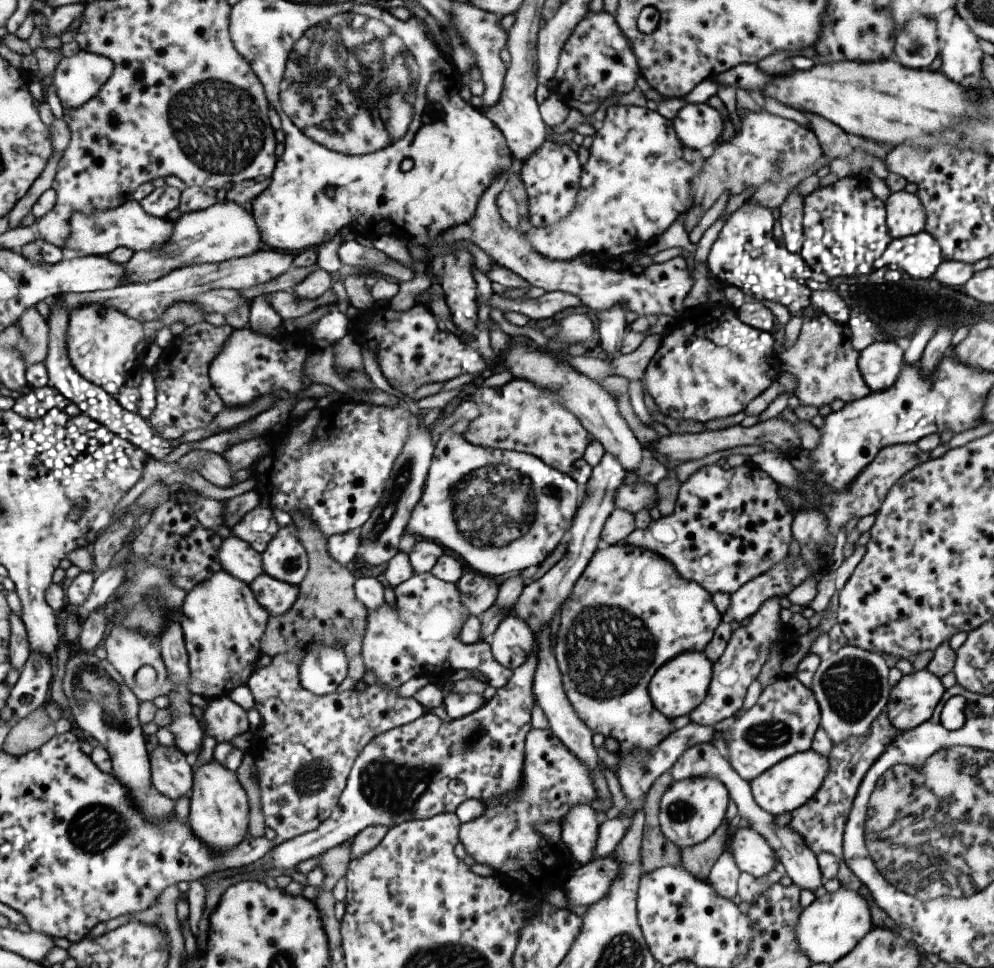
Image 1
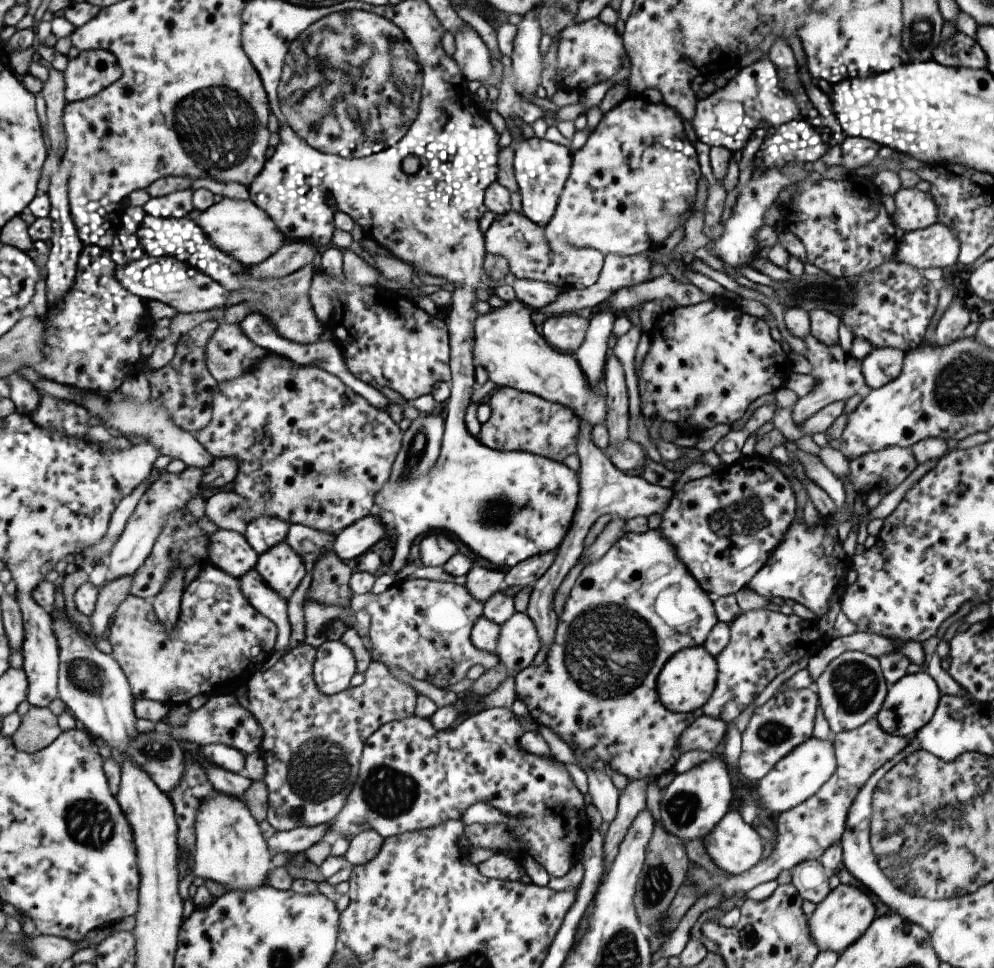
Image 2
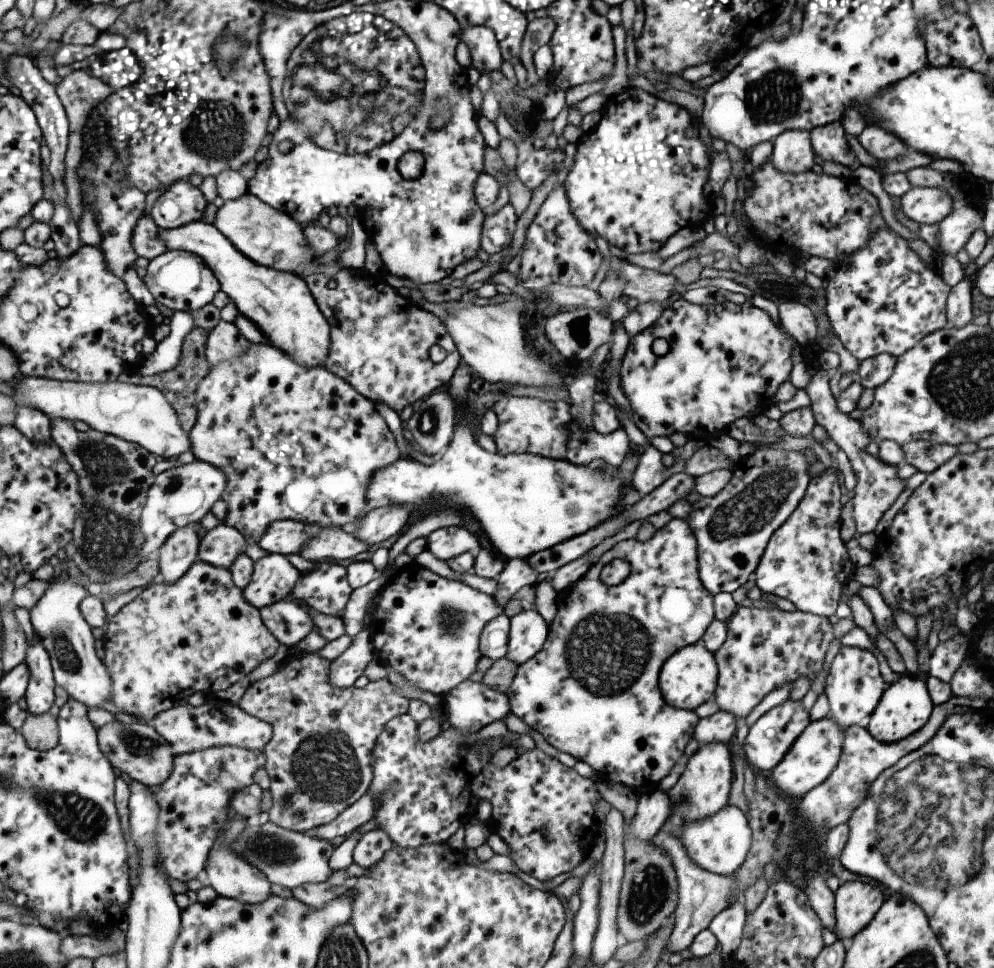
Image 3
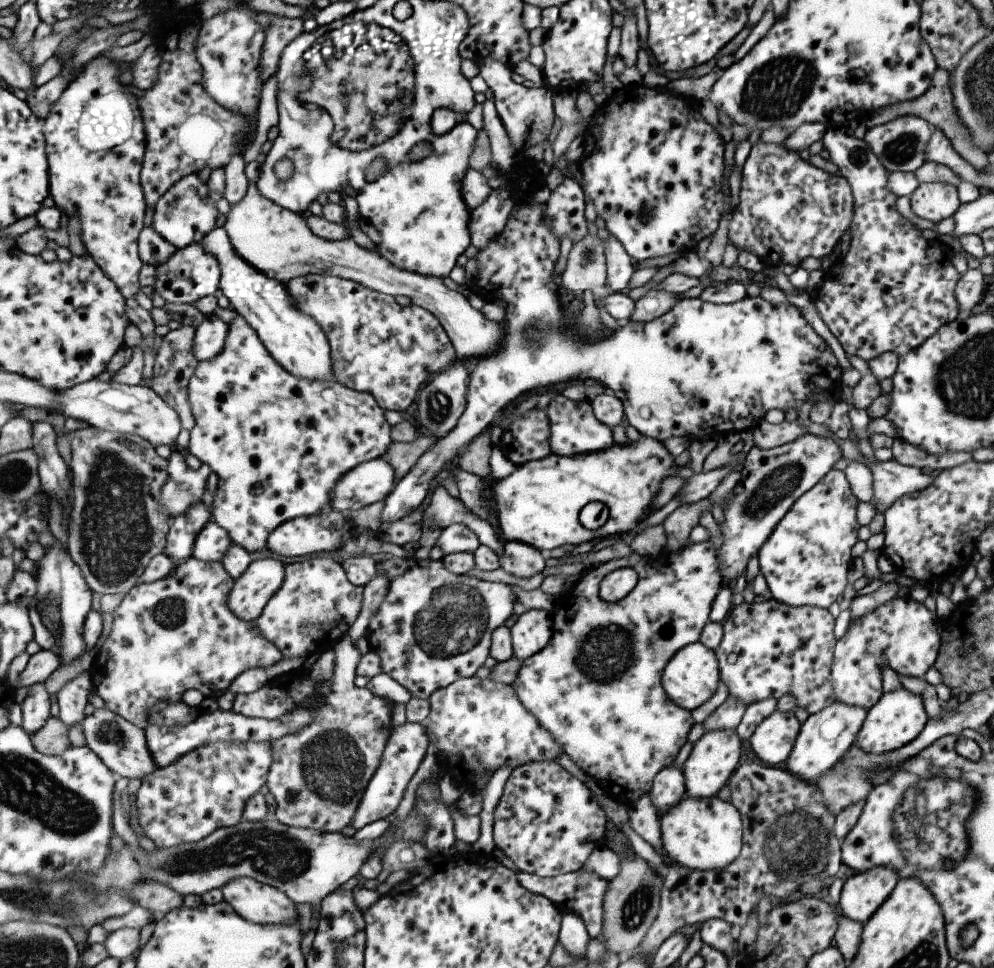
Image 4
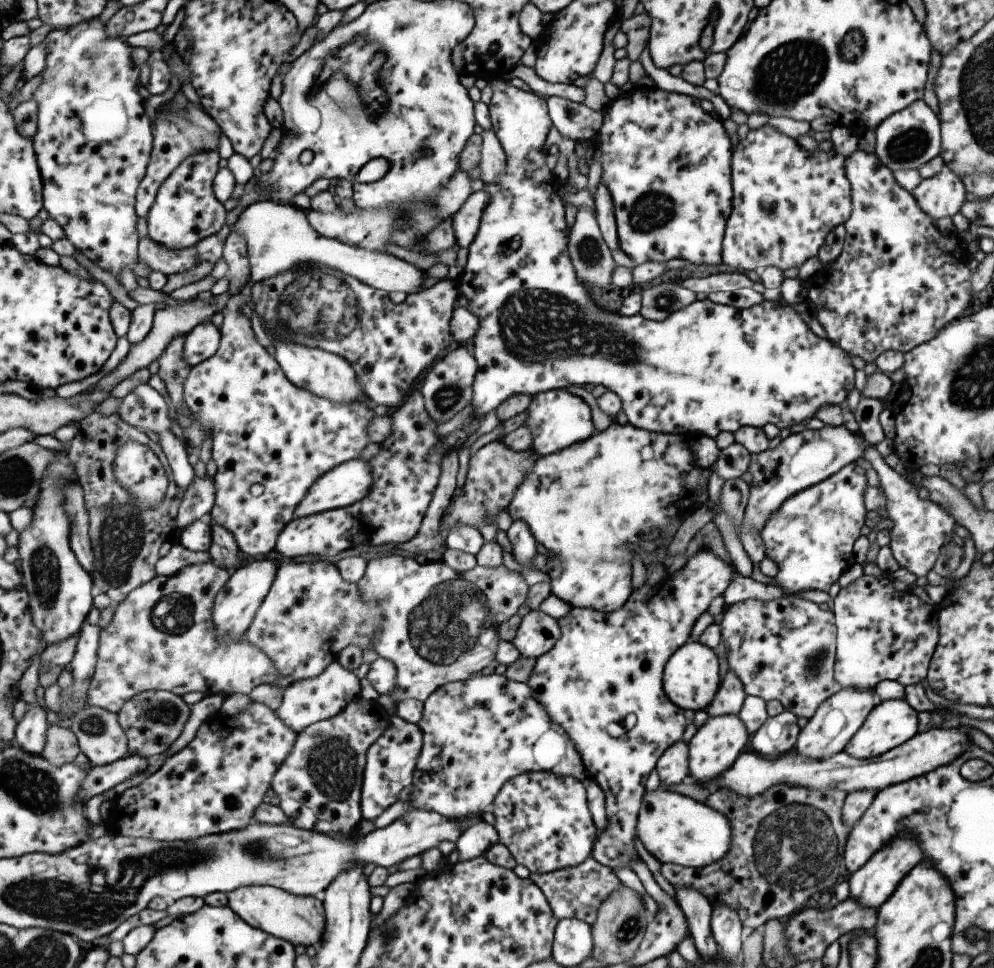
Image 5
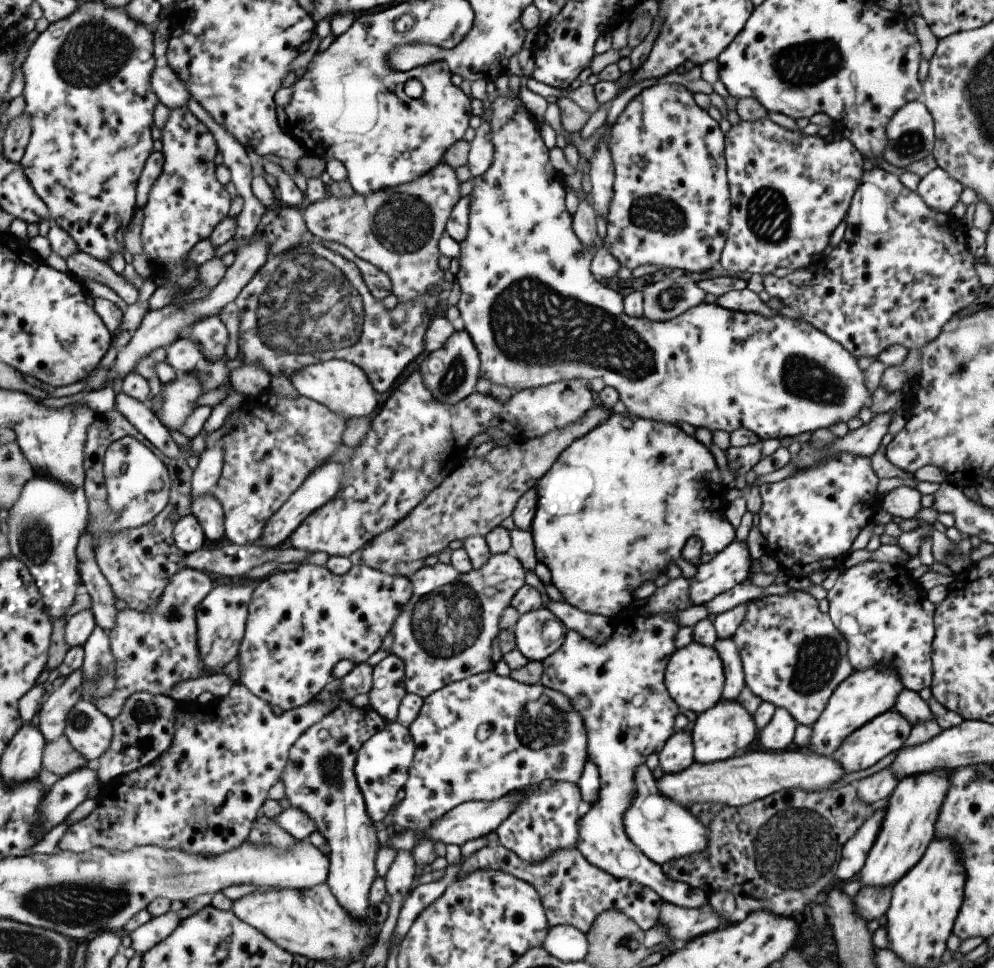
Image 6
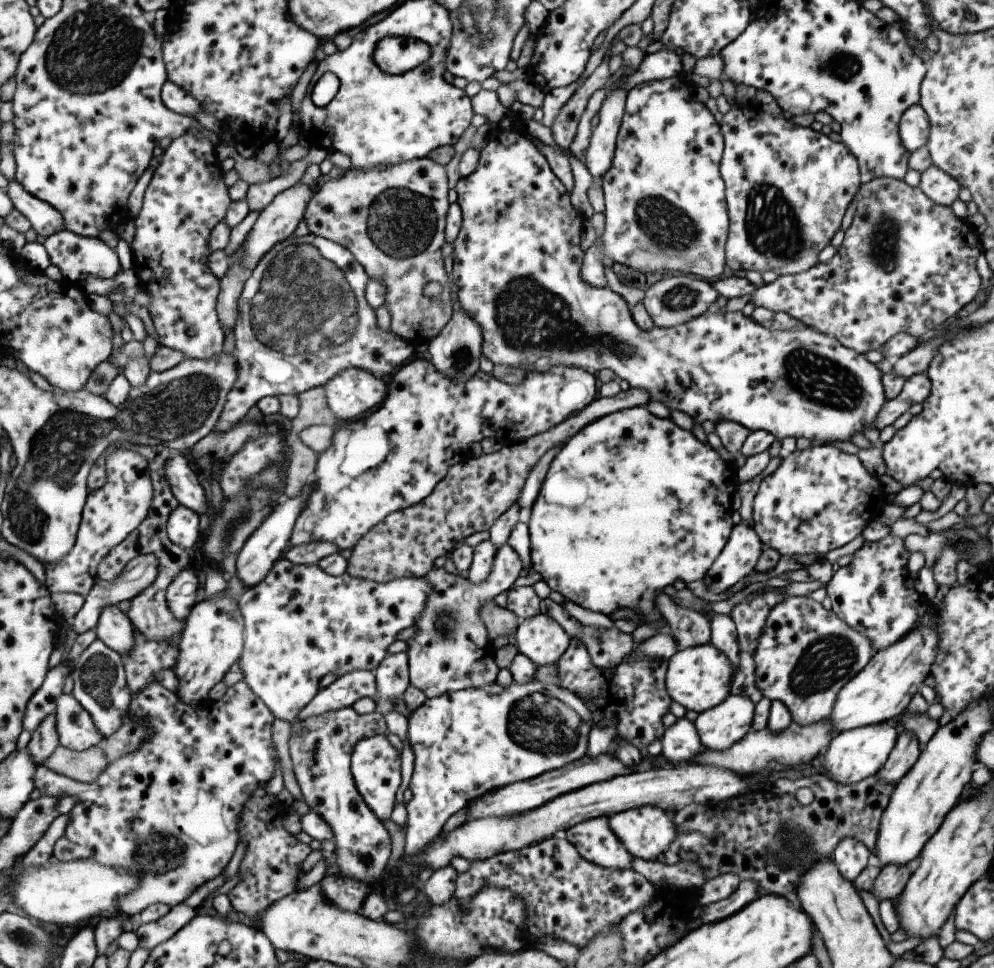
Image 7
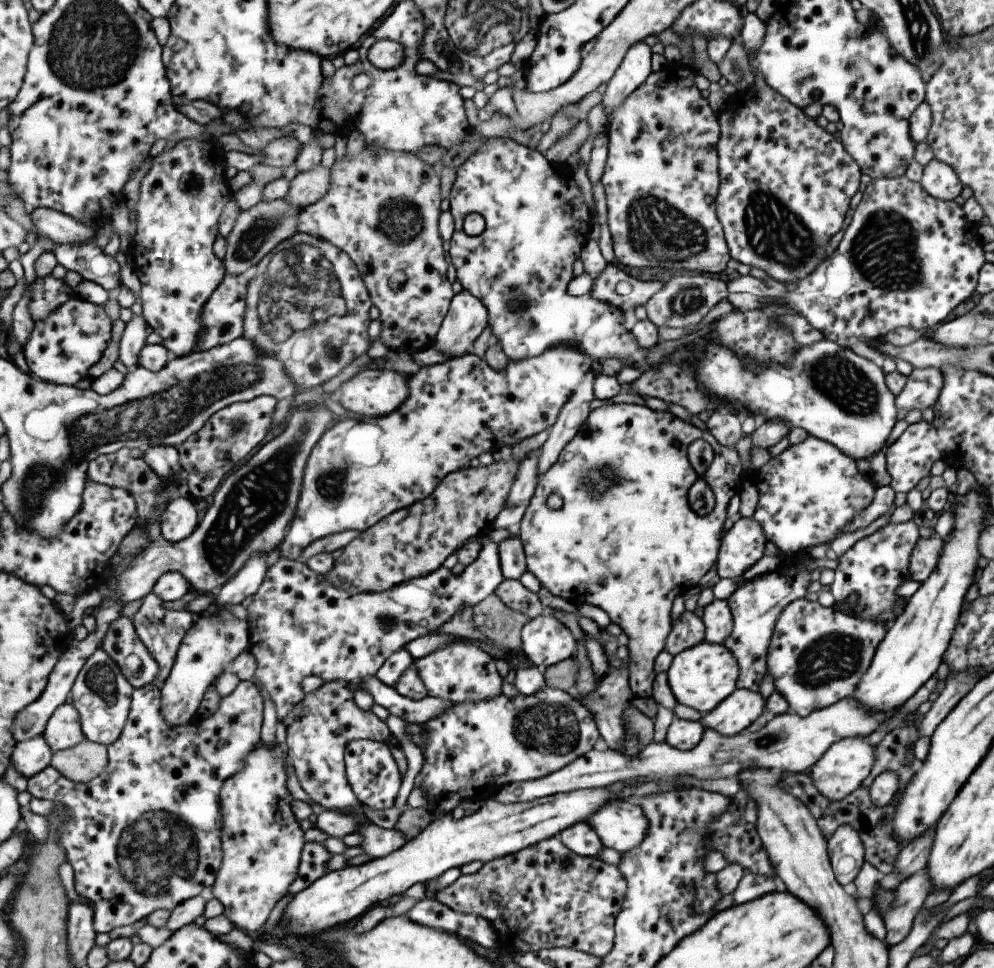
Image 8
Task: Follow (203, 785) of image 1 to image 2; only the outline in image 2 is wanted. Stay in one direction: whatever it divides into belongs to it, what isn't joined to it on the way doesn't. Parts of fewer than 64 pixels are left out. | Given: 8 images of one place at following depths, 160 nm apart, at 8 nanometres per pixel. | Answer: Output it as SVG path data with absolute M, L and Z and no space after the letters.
M217 793L214 798L205 798L194 820L194 851L192 852L191 872L194 876L212 880L225 891L250 891L267 882L267 872L273 867L271 853L266 847L266 839L257 827L242 800Z

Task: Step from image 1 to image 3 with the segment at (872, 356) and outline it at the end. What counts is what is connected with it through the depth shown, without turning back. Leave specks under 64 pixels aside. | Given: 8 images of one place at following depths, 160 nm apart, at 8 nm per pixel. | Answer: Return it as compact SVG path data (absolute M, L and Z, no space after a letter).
M879 353L858 363L855 379L863 388L877 388L891 376L896 357Z

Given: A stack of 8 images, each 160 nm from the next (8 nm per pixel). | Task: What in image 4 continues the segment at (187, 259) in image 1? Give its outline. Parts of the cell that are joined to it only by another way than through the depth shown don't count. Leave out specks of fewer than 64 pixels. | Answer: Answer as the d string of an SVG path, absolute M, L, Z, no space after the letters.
M245 176L245 180L245 196L236 205L229 206L222 227L228 236L231 249L250 267L280 284L298 276L317 273L347 279L392 297L402 294L409 298L411 304L428 310L439 324L442 324L457 359L471 357L479 360L487 356L491 348L496 350L496 344L501 338L500 323L485 320L478 310L473 309L463 289L449 290L440 278L423 276L395 266L376 248L359 247L350 236L340 241L321 239L307 228L305 216L281 208L261 196L255 186L256 179Z

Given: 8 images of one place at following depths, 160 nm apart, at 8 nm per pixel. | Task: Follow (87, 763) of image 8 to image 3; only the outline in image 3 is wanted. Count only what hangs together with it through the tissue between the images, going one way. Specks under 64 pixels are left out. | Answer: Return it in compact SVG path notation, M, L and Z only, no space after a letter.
M28 713L25 724L20 731L32 749L50 751L58 747L60 743L58 719L59 717L55 718L49 713L42 715Z

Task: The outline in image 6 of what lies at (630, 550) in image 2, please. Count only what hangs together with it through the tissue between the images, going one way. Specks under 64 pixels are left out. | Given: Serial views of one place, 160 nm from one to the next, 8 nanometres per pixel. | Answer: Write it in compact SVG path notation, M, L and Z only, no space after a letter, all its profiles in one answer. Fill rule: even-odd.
M731 542L707 563L697 566L697 572L687 580L689 606L707 604L709 600L743 583L750 573L750 555L746 542ZM630 601L614 618L614 630L611 638L595 646L593 642L585 640L575 630L563 631L563 643L555 652L541 660L541 686L567 696L573 710L581 716L585 728L587 759L597 766L599 778L598 799L588 810L583 810L579 817L579 840L576 850L583 854L583 858L592 866L607 872L617 879L626 879L651 888L663 902L687 909L701 908L708 903L708 897L700 889L692 888L680 881L669 879L661 871L661 866L648 860L638 849L623 828L623 814L631 806L631 790L635 787L633 774L637 766L647 760L649 754L658 754L667 738L674 733L674 719L678 714L678 707L671 700L663 682L663 674L674 652L674 638L679 630L676 623L677 612L663 612L663 614L639 614L635 601Z

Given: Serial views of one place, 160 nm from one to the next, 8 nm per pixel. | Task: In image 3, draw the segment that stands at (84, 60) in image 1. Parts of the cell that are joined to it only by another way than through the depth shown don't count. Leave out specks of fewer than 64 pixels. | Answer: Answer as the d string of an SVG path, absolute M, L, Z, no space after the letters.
M129 47L91 56L88 66L93 76L100 78L116 91L135 84L144 75L140 58Z

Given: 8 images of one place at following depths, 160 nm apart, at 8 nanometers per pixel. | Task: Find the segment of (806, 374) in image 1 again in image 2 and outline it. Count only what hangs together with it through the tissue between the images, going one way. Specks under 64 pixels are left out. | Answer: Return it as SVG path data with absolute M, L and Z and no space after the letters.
M810 334L804 336L803 342L807 348L807 354L804 357L813 364L813 370L809 375L816 378L816 389L808 395L799 396L791 407L790 415L793 423L802 423L826 404L841 399L846 400L859 392L859 388L864 384L860 364L851 356L845 356L839 345L825 346Z

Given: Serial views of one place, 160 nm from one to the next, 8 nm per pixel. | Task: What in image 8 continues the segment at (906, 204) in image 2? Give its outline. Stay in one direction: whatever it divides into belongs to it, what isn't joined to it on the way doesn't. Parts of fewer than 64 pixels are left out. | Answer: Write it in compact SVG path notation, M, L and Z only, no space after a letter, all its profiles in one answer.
M935 158L922 168L922 176L918 184L928 196L943 202L953 201L962 189L954 170Z

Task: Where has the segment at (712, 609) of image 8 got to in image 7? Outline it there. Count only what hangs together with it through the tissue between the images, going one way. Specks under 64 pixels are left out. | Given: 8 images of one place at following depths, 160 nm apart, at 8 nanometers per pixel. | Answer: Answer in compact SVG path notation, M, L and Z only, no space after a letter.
M728 615L713 616L710 621L709 644L729 660L734 673L739 662L739 646L735 626Z

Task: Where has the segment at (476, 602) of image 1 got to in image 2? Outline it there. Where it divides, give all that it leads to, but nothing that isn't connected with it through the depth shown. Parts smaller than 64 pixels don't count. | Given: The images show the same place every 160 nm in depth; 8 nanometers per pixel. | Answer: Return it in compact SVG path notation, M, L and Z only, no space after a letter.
M476 563L467 571L463 586L467 592L483 604L494 592L503 588L505 570L493 570Z

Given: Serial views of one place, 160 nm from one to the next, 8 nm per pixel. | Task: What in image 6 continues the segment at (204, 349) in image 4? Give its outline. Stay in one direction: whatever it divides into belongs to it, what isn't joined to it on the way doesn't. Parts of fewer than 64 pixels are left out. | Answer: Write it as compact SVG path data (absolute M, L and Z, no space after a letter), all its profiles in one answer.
M177 339L164 348L165 364L173 368L178 375L193 373L195 368L205 360L203 348L195 340Z

